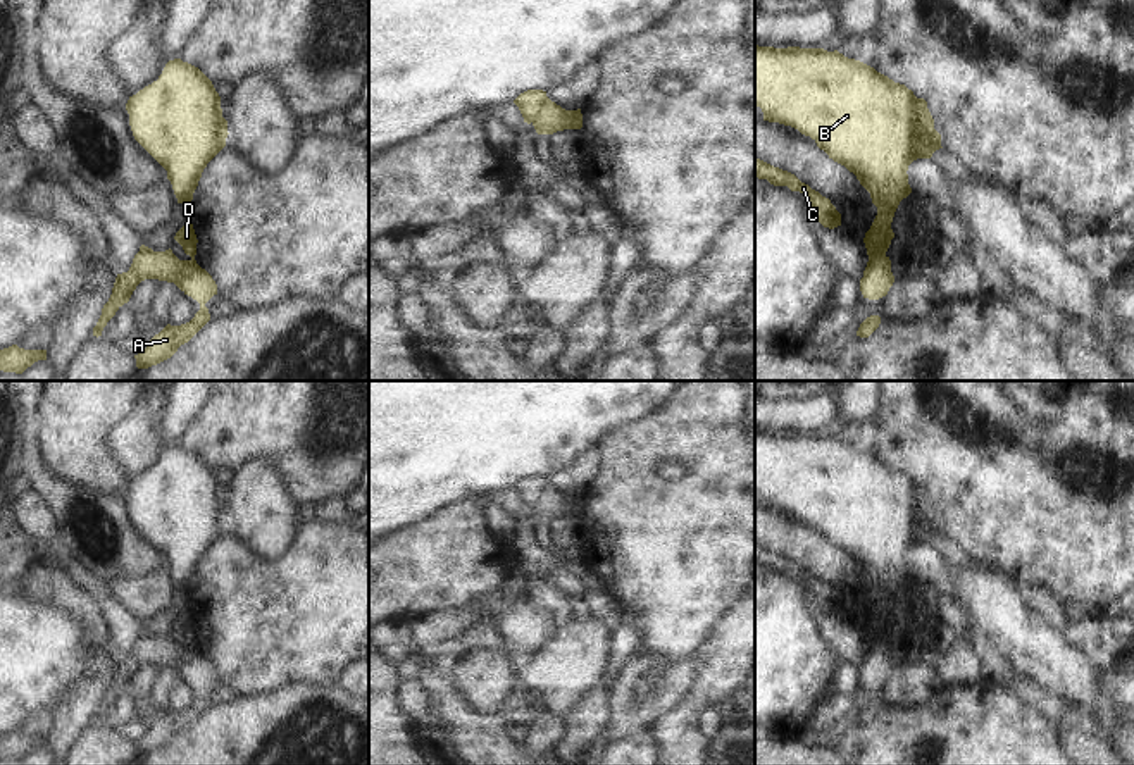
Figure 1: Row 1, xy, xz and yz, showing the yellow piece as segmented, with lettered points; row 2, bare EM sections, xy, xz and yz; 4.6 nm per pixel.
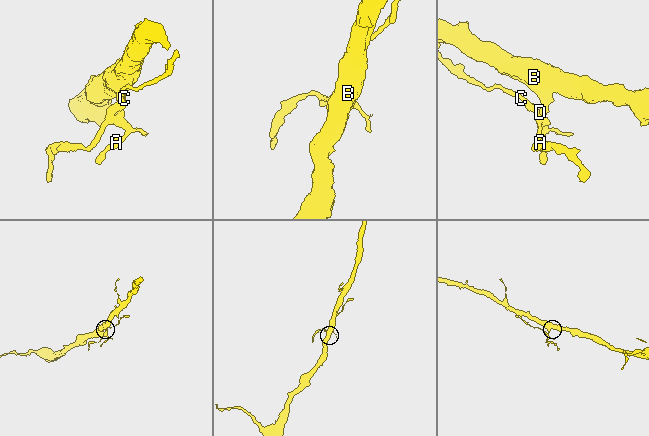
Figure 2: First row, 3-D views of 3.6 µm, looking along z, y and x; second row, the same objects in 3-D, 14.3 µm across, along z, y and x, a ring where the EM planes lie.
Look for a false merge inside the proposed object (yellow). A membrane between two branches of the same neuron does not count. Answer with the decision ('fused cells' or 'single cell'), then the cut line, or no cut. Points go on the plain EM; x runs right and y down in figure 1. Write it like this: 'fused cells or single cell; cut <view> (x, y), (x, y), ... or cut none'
fused cells; cut yz (884, 640), (869, 645)

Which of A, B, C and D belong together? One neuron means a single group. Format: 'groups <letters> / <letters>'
groups A C / B D

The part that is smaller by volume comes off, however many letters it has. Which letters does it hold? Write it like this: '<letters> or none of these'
A, C

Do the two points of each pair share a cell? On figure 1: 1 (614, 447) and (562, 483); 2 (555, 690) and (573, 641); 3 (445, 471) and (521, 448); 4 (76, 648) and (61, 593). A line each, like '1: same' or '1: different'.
1: different
2: same
3: same
4: different

